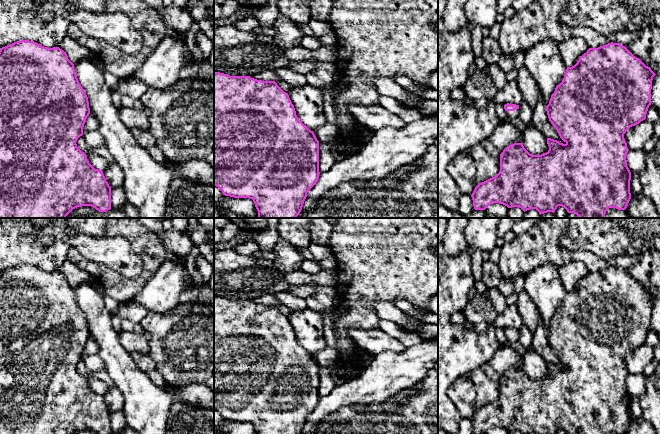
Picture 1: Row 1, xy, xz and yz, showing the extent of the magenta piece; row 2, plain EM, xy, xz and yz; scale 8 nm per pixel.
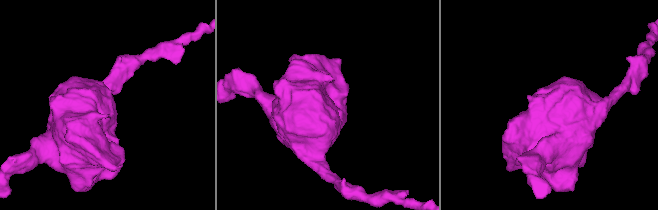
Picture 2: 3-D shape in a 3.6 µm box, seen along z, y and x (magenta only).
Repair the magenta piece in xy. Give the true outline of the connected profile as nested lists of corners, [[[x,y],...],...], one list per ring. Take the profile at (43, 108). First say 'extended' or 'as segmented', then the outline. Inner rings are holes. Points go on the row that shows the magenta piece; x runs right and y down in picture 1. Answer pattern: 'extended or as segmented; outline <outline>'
as segmented; outline [[[21,40],[0,48],[0,218],[66,218],[75,208],[91,206],[99,212],[111,209],[111,187],[109,186],[102,170],[95,169],[88,161],[87,156],[77,147],[77,140],[83,135],[83,127],[90,114],[88,97],[78,81],[74,64],[68,59],[67,54],[59,47],[47,48],[34,41]]]

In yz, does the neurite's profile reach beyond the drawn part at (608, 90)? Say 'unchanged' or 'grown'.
unchanged

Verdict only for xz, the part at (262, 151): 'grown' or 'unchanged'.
unchanged

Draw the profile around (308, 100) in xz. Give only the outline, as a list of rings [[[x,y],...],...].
[[[310,84],[291,87],[289,98],[299,120],[311,131],[327,123],[324,114],[324,90]]]

